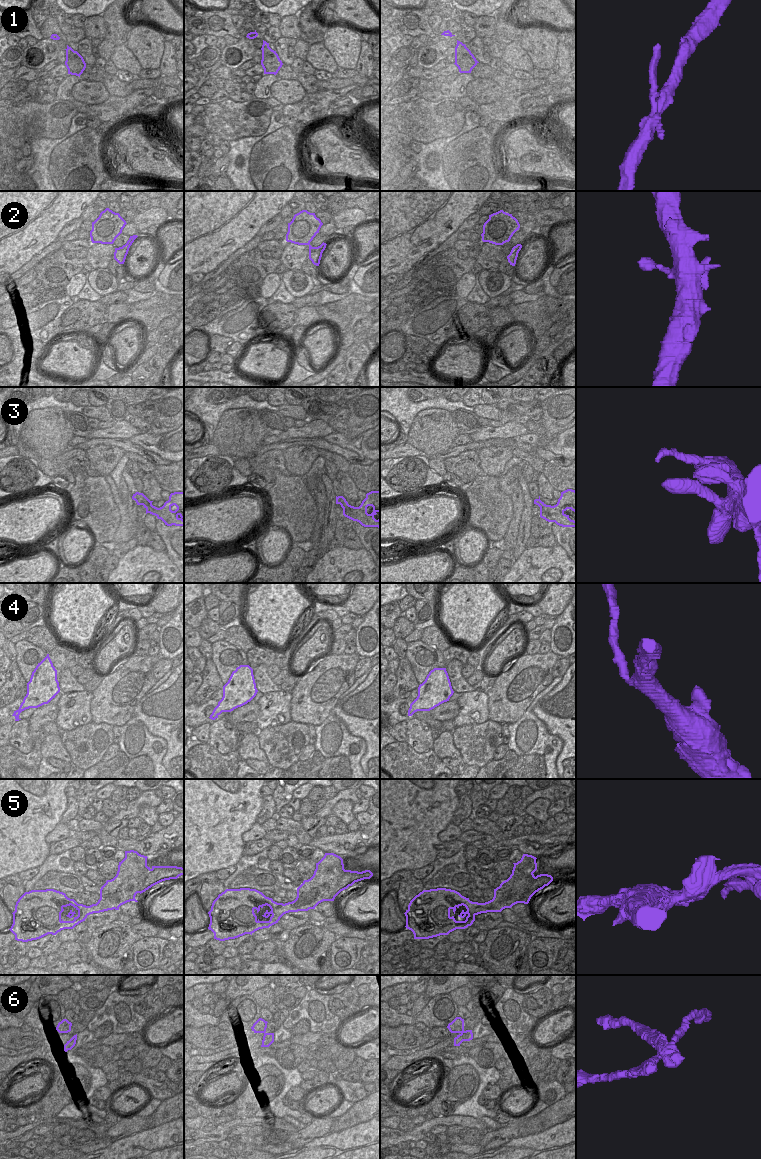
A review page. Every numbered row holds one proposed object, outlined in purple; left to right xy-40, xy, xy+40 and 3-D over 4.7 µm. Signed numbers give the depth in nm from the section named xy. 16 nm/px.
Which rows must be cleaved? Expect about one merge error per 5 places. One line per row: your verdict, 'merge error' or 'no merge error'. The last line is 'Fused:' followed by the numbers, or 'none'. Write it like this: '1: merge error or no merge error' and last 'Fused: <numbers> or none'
1: no merge error
2: no merge error
3: no merge error
4: no merge error
5: merge error
6: merge error
Fused: 5, 6

